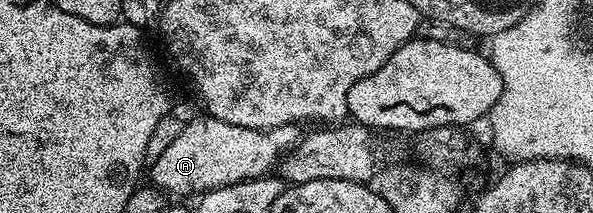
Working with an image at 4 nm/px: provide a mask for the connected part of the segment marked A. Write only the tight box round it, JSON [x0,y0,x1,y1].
[152,118,298,196]

